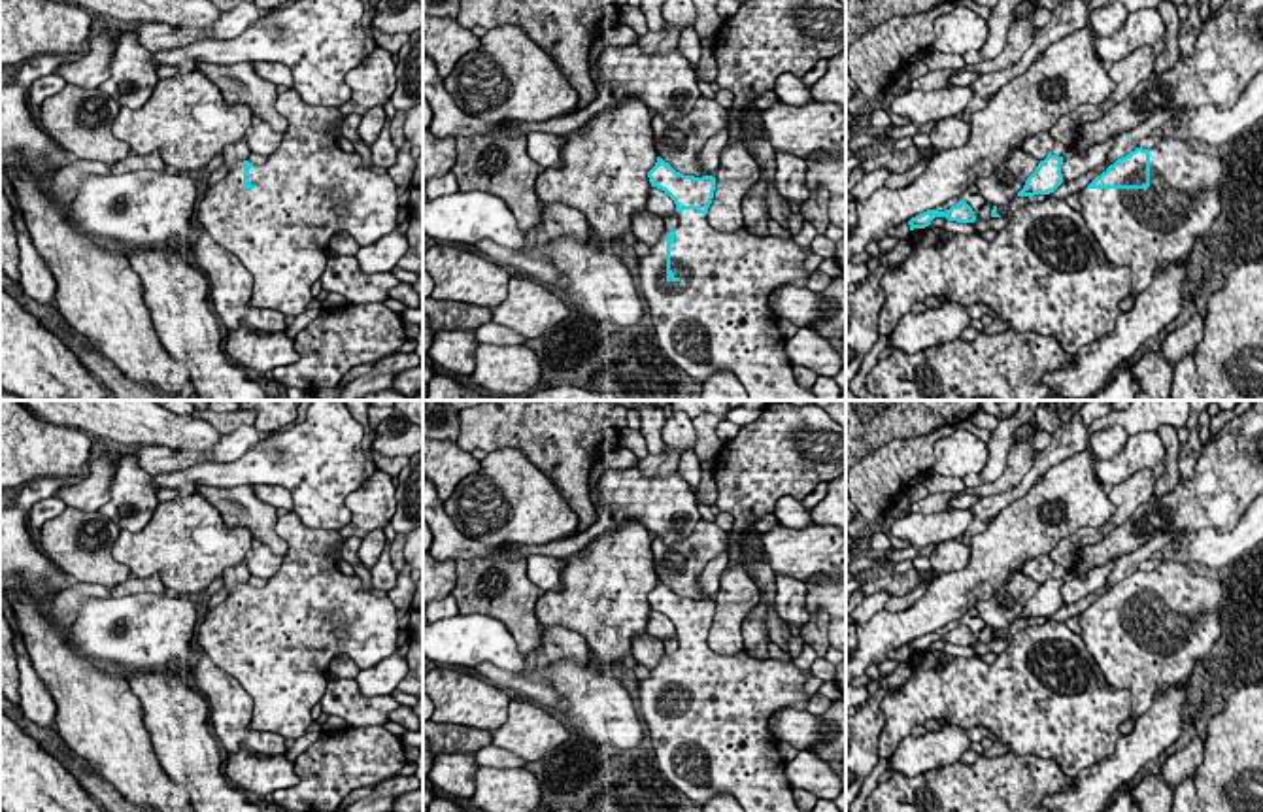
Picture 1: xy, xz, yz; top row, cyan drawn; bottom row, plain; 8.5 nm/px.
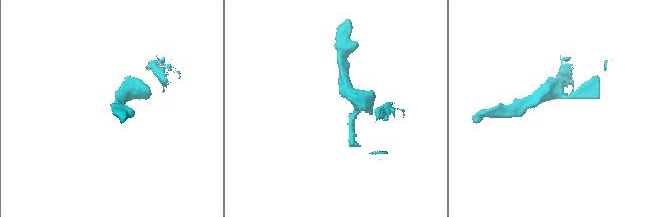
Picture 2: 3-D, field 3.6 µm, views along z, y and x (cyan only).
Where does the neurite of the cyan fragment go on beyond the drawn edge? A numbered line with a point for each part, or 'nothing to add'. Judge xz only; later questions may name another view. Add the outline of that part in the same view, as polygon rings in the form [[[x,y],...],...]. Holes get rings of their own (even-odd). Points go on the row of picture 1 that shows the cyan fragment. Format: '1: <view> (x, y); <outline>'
1: xz (716, 318); [[[682,210],[674,228],[674,244],[666,245],[666,230],[649,253],[640,257],[636,274],[649,319],[665,353],[691,378],[706,381],[716,372],[733,372],[744,385],[748,400],[816,400],[793,376],[785,355],[785,338],[778,317],[768,308],[770,293],[780,285],[806,287],[812,272],[804,261],[814,255],[795,240],[755,236],[748,228],[719,232],[706,213]]]

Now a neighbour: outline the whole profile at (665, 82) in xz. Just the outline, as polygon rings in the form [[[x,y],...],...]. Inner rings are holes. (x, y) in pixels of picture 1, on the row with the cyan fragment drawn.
[[[636,40],[623,49],[606,47],[598,68],[610,85],[623,89],[621,100],[640,100],[666,123],[689,115],[700,98],[695,70],[680,49],[646,55]]]

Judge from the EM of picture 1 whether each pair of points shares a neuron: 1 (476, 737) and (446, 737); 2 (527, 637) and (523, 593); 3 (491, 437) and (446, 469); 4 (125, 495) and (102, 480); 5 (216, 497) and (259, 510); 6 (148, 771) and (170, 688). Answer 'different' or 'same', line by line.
1: same
2: same
3: different
4: different
5: same
6: different

